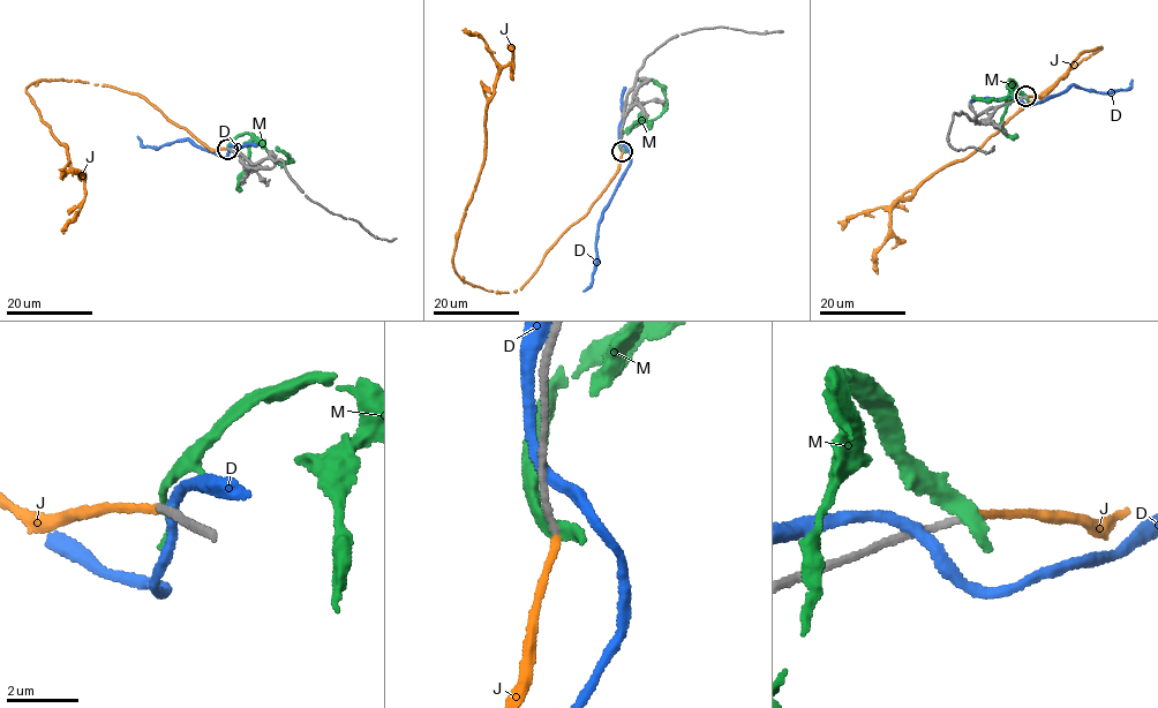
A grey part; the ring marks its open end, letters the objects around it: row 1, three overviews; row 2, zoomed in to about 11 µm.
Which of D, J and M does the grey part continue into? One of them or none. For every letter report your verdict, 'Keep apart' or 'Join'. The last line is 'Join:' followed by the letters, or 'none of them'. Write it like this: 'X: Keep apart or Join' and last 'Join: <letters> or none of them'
D: Keep apart
J: Join
M: Keep apart
Join: J

